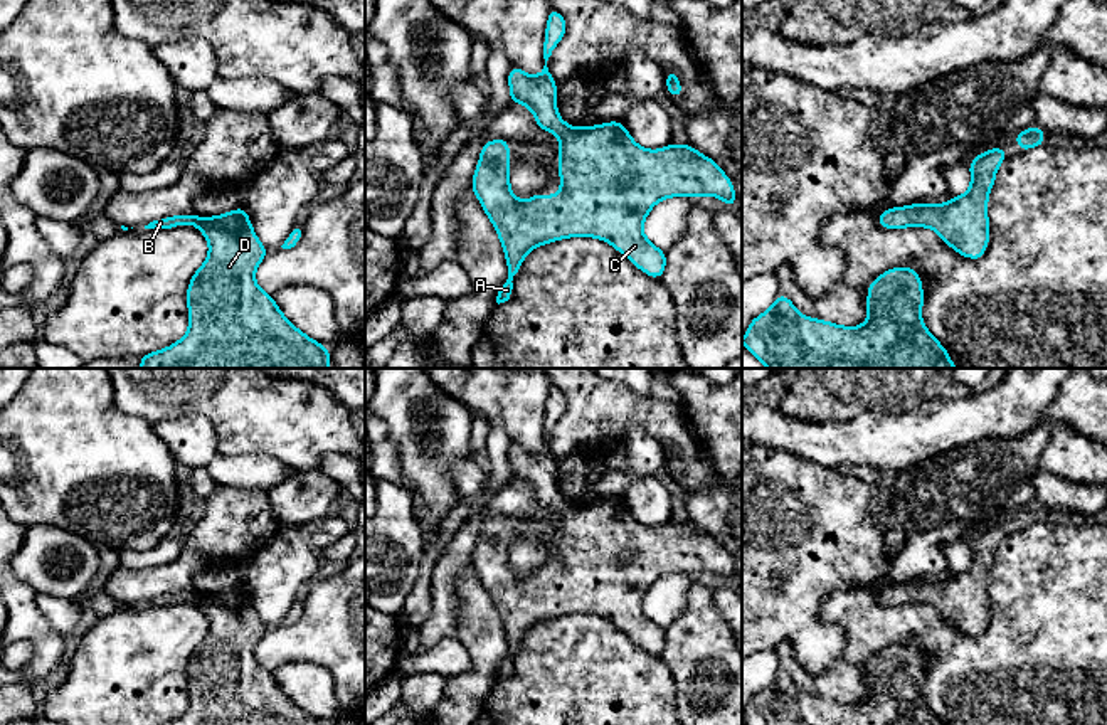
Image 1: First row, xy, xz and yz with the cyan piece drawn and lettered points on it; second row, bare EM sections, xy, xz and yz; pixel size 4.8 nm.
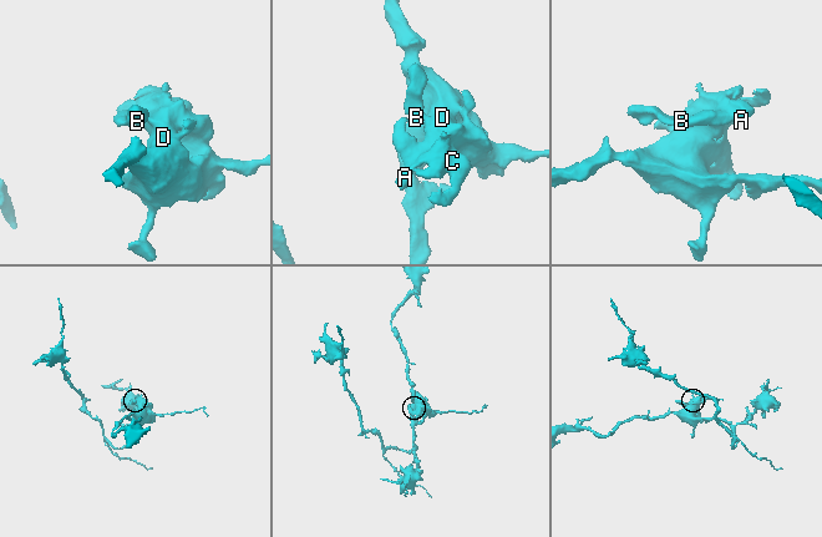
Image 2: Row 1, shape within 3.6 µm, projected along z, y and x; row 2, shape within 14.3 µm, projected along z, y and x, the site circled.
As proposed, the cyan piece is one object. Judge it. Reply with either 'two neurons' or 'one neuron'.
one neuron

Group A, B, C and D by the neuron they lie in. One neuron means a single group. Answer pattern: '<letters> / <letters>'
A B C D

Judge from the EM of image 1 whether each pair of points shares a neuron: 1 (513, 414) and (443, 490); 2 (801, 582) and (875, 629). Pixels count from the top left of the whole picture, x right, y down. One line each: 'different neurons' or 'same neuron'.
1: different neurons
2: different neurons

